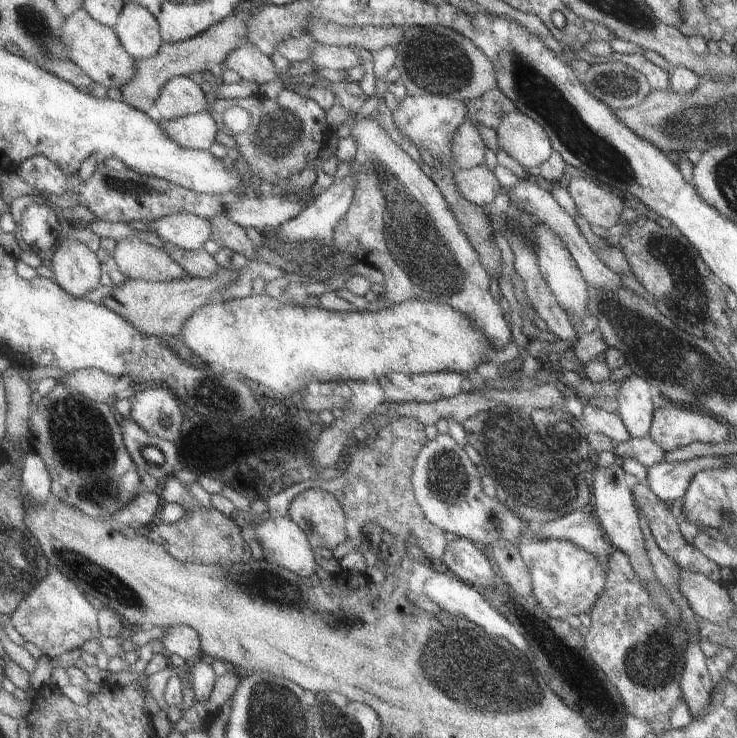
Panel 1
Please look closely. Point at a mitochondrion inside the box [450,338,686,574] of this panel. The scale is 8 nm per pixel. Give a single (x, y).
(528, 473)

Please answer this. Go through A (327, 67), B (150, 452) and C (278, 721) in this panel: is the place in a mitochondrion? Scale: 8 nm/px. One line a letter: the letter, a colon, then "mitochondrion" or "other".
A: other
B: mitochondrion
C: mitochondrion

